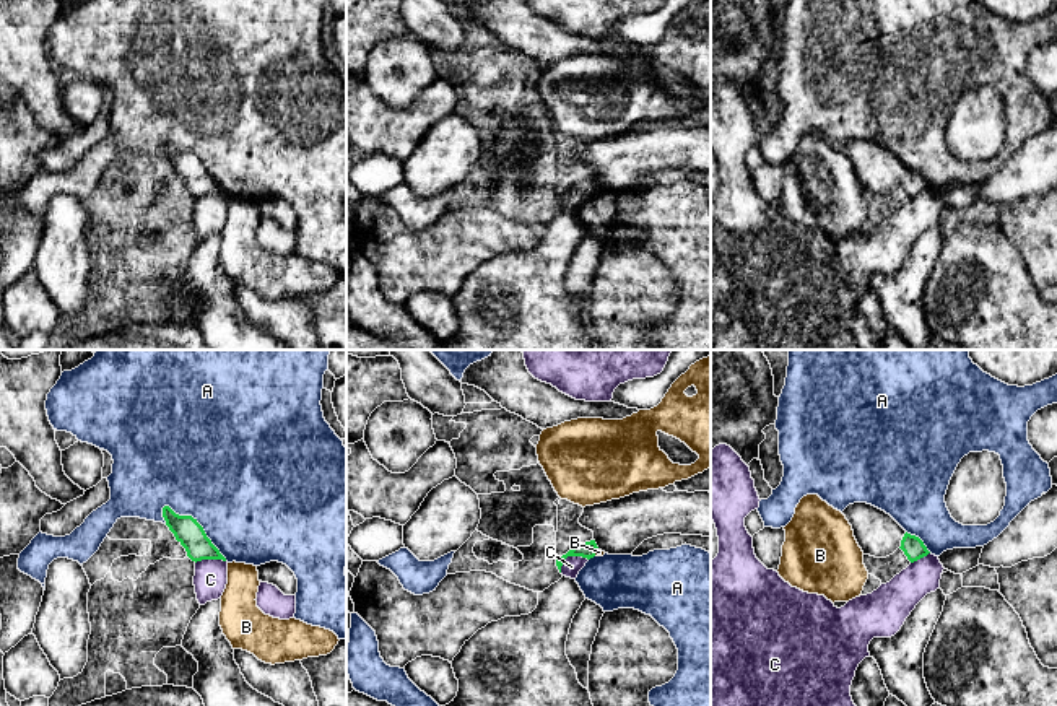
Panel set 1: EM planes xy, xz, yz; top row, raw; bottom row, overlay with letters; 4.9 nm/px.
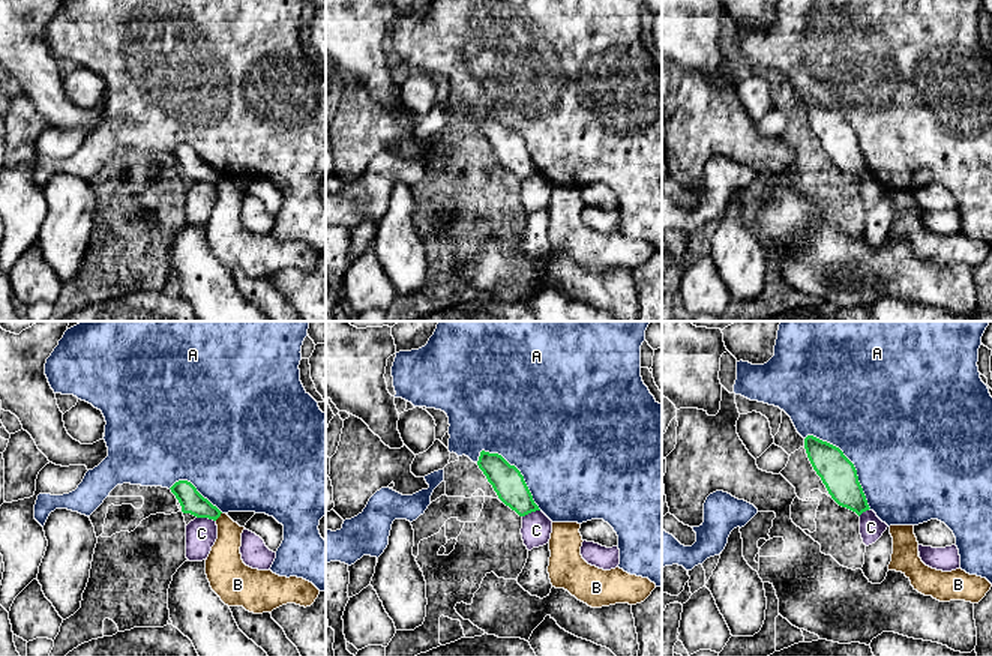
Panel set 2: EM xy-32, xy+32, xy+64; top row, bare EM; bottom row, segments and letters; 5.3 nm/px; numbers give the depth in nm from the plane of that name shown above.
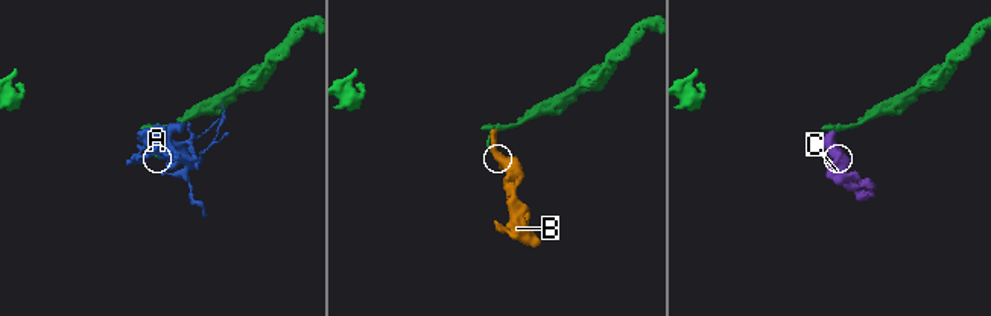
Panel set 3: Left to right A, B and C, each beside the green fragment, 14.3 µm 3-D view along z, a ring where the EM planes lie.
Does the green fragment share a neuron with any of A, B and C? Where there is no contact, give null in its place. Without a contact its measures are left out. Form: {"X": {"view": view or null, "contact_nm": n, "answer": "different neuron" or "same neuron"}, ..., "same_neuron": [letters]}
{"A": {"view": "xy", "contact_nm": 420, "answer": "different neuron"}, "B": {"view": "xz", "contact_nm": 40, "answer": "different neuron"}, "C": {"view": "xz", "contact_nm": 160, "answer": "different neuron"}, "same_neuron": []}

